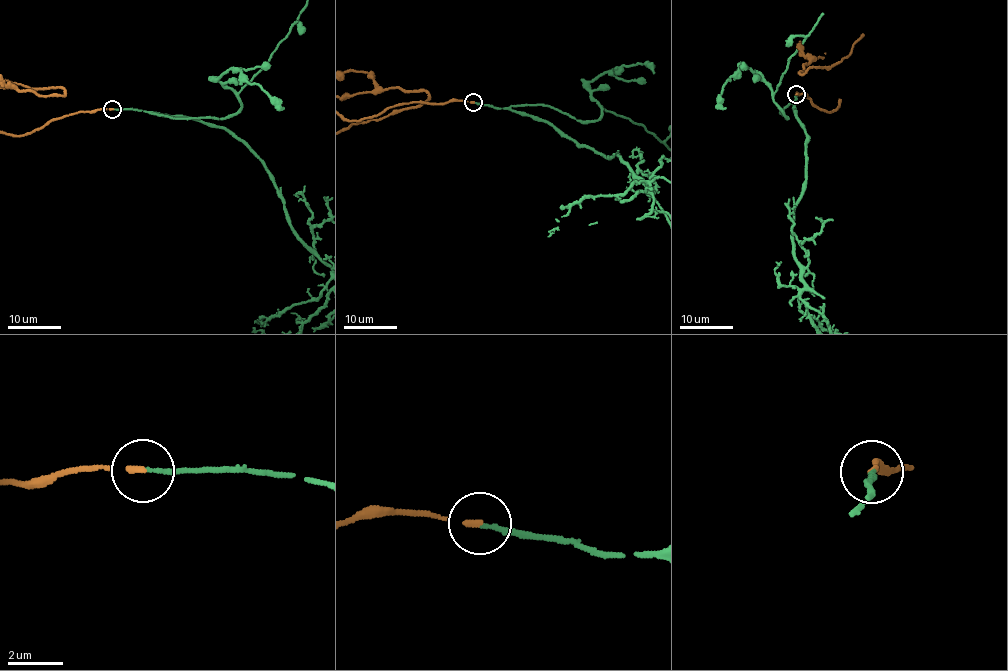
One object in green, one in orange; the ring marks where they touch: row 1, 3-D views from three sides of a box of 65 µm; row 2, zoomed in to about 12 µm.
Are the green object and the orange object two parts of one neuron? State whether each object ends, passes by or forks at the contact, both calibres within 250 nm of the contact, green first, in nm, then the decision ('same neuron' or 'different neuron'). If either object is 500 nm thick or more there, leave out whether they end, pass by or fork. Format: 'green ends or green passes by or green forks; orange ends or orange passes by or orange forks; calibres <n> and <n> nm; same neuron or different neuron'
green ends; orange ends; calibres 150 and 180 nm; same neuron

